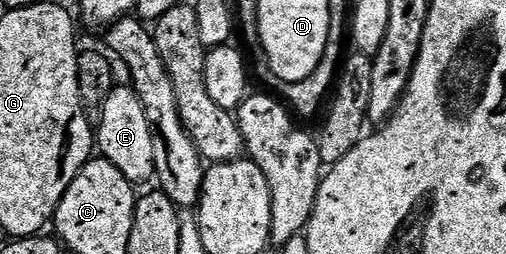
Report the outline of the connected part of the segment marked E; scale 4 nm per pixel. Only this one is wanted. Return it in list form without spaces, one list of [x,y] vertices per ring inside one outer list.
[[[113,86],[112,92],[99,108],[100,127],[98,123],[98,151],[103,158],[122,173],[133,185],[144,183],[156,174],[154,161],[154,143],[151,141],[150,123],[146,119],[143,103],[136,96],[132,87]]]

